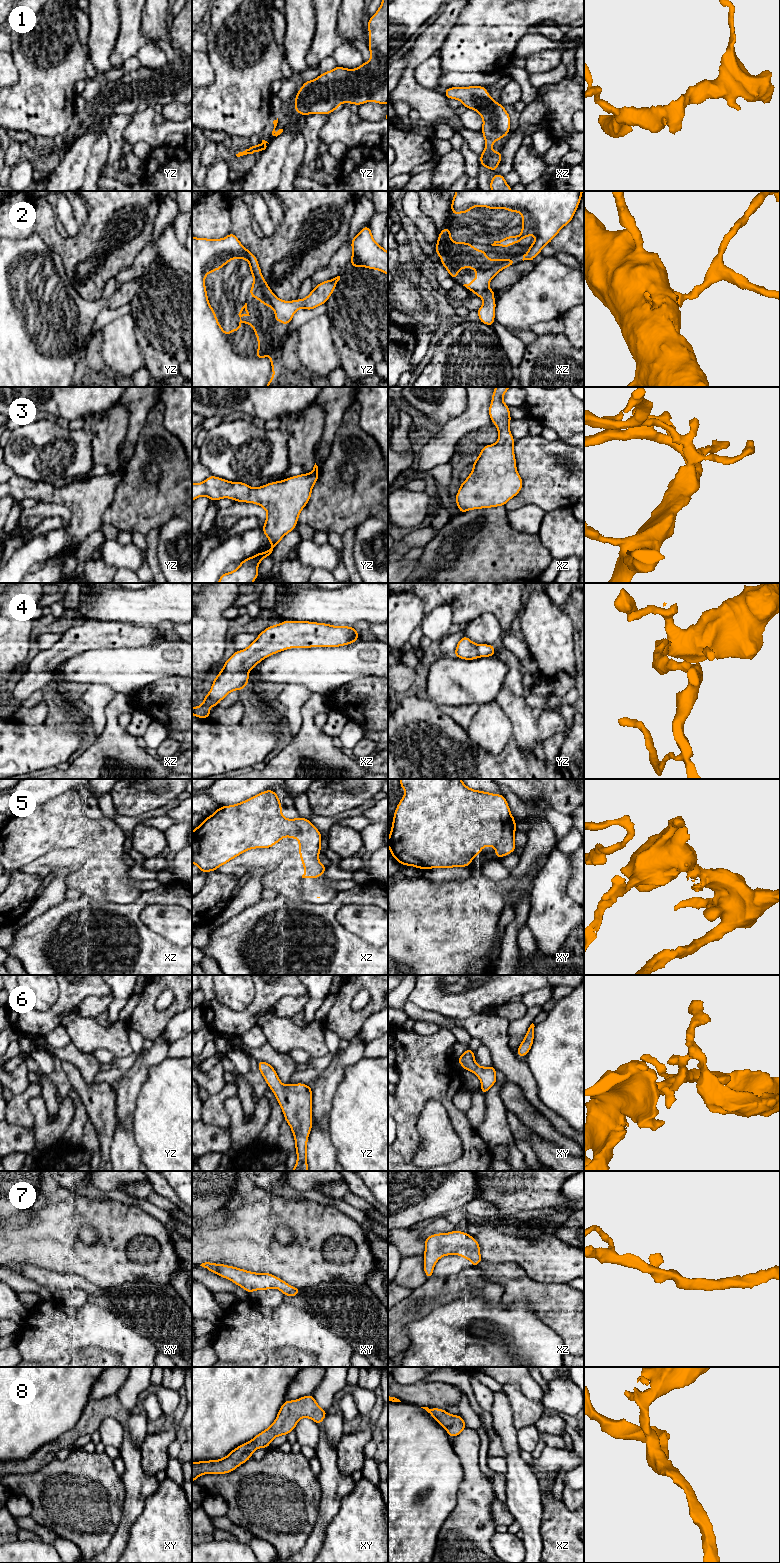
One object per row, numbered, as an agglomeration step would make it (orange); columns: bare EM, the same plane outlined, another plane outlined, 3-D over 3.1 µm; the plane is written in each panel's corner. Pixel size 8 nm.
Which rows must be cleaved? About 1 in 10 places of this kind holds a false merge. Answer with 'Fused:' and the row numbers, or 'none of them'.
Fused: none of them

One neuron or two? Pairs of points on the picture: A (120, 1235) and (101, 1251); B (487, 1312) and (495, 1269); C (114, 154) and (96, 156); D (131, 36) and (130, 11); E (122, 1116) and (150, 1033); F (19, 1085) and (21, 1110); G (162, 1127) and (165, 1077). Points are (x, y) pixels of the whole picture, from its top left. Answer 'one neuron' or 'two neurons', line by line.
A: one neuron
B: two neurons
C: two neurons
D: one neuron
E: two neurons
F: two neurons
G: one neuron

